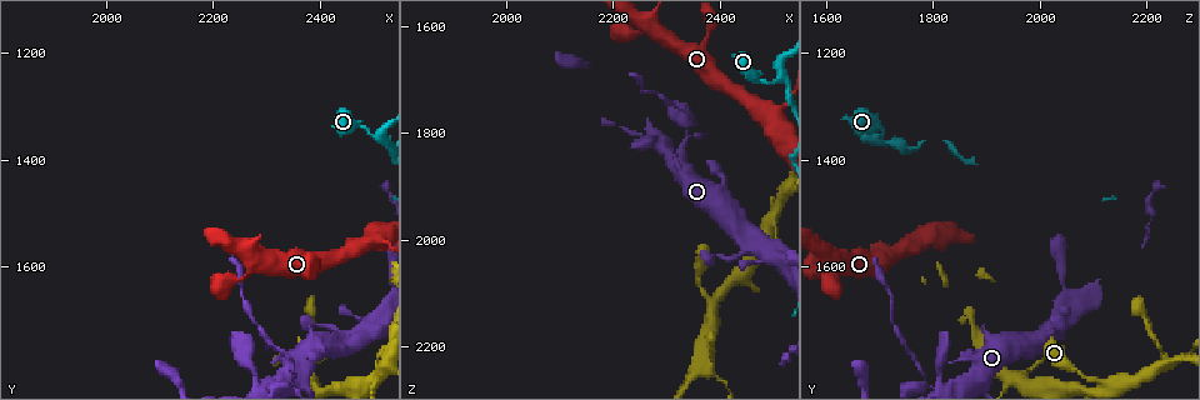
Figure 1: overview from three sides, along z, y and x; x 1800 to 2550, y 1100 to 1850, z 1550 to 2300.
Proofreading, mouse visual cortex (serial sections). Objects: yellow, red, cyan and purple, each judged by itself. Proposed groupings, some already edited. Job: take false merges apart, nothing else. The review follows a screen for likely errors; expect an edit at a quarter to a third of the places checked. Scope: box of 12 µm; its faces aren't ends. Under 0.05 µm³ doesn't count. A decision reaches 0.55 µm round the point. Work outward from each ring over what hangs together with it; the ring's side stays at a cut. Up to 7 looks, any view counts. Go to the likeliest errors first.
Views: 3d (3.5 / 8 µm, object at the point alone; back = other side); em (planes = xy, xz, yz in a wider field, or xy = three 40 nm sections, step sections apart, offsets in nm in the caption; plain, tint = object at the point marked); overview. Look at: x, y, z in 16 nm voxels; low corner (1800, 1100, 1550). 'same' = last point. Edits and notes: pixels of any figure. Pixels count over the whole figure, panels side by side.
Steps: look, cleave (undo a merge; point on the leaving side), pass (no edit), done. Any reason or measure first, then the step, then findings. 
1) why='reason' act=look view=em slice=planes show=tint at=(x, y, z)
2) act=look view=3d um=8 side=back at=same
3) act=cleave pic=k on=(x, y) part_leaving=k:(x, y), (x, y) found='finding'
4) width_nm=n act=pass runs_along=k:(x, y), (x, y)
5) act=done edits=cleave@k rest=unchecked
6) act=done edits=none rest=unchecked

why='abrupt turn' act=look view=3d um=3.5 at=(2350, 1805, 1780)

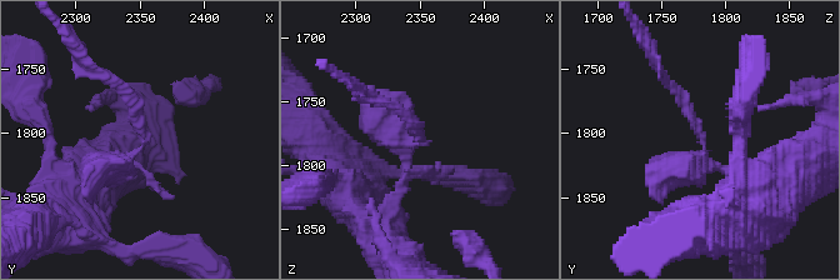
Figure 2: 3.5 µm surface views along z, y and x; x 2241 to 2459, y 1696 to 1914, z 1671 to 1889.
arms=3 arm_widths_nm=150,150,400 why='need the tissue' act=look view=em slice=planes show=tint at=(2352, 1808, 1780)

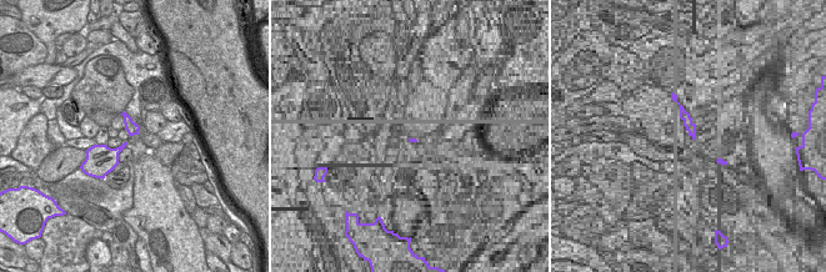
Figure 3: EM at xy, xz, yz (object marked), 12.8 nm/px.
why='cut it another way' act=look view=em slice=xy step=1 show=tint at=same

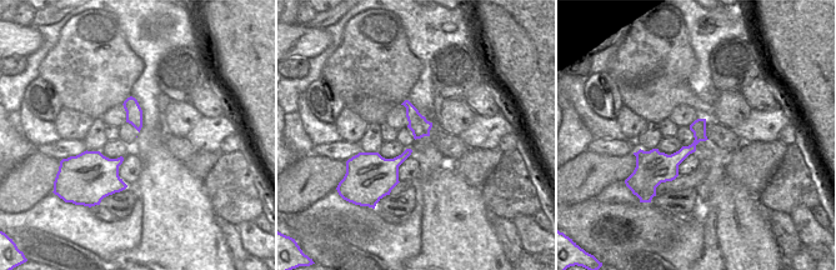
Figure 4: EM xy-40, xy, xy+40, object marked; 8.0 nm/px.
width_nm=160 act=cleave pic=2 on=(686, 106) part_leaving=2:(701, 141), (689, 106), (650, 53) found='two cells meet here'

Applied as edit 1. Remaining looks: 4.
why='narrows sharply' act=look view=3d um=8 side=back at=(2380, 1780, 2235)

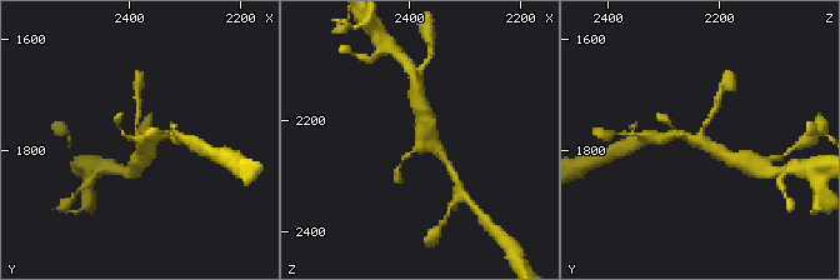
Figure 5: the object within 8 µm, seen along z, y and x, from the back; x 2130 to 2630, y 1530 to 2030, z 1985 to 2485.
arms=4 arm_widths_nm=100,150,200,400 act=look view=em slice=xy step=3 show=tint at=(2380, 1785, 2235)

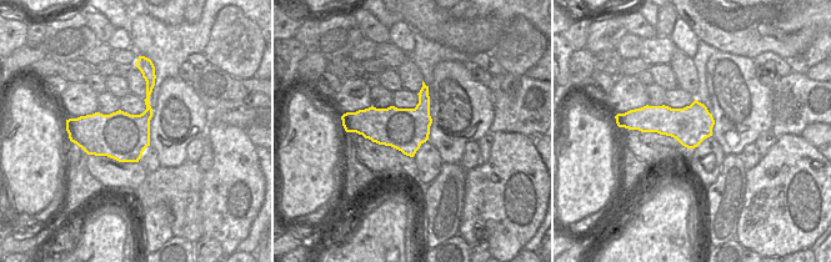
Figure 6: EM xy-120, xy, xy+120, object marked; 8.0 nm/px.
act=pass runs_along=5:(731, 159), (699, 139), (713, 113) found='one cell here'

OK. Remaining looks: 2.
act=done edits=cleave@2 rest=unchecked

